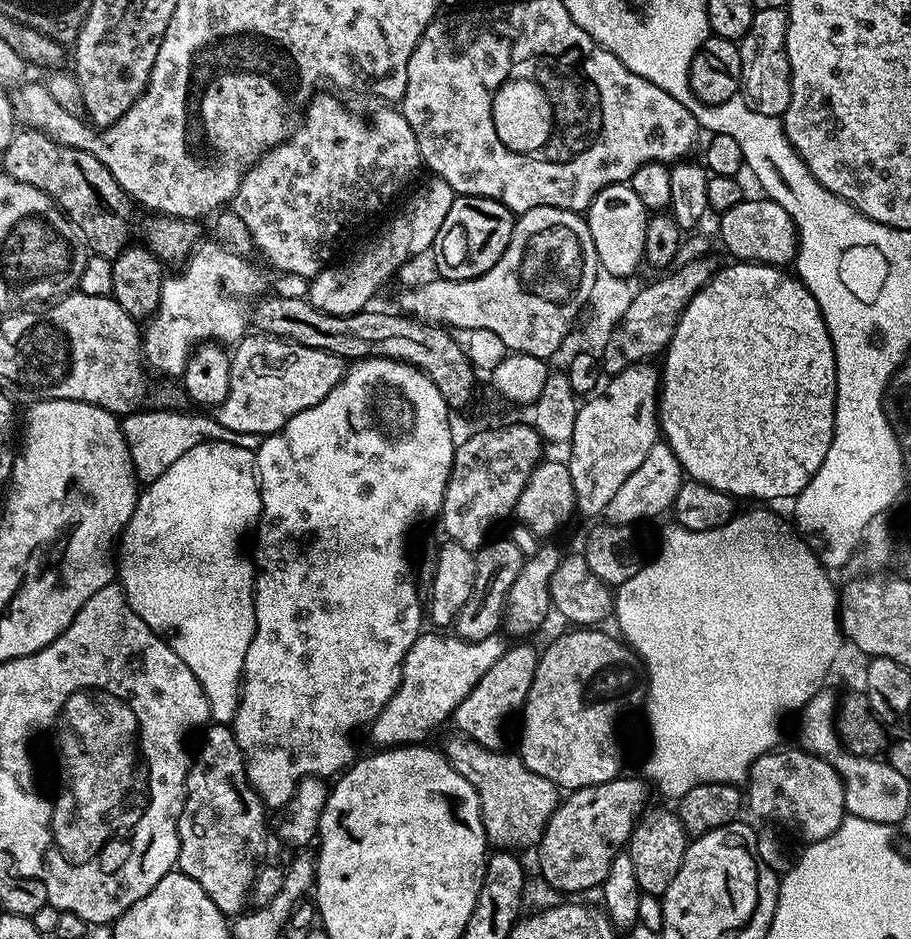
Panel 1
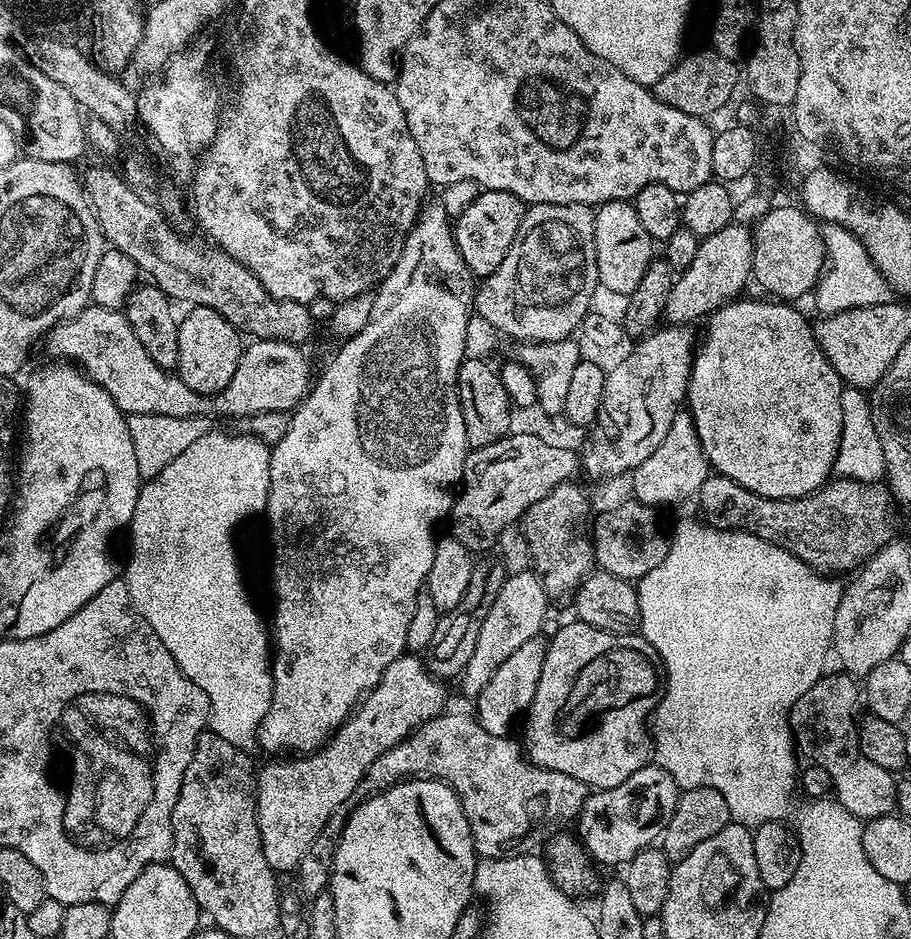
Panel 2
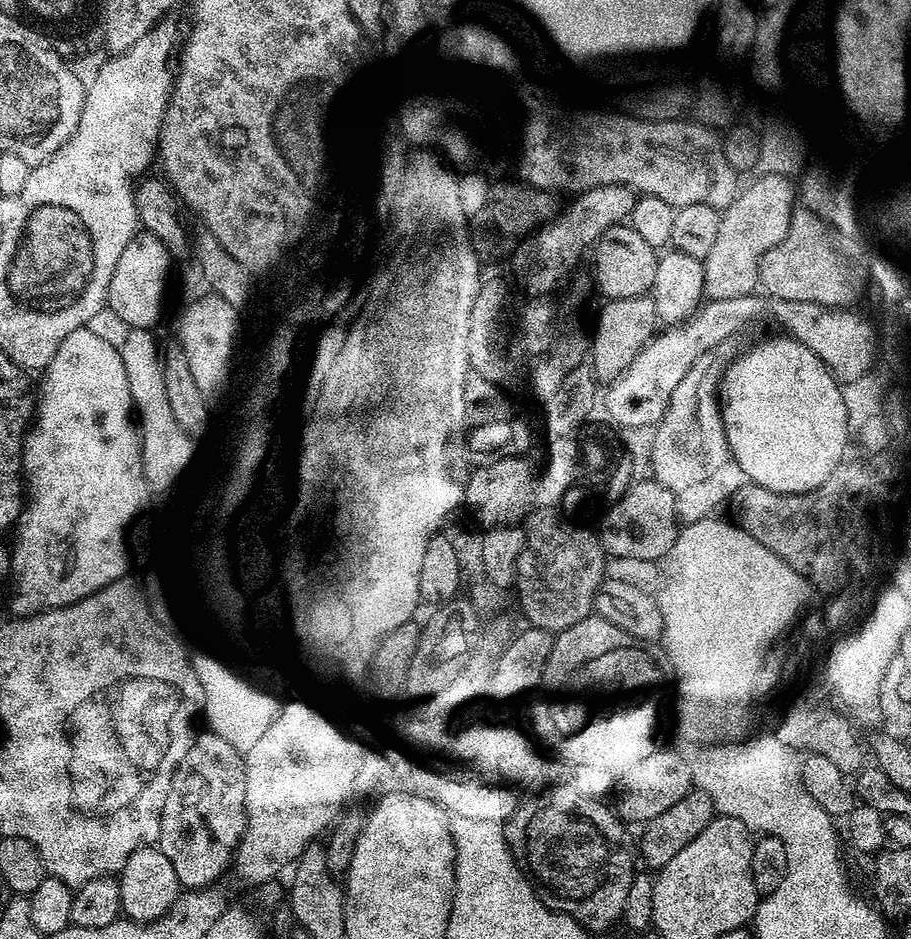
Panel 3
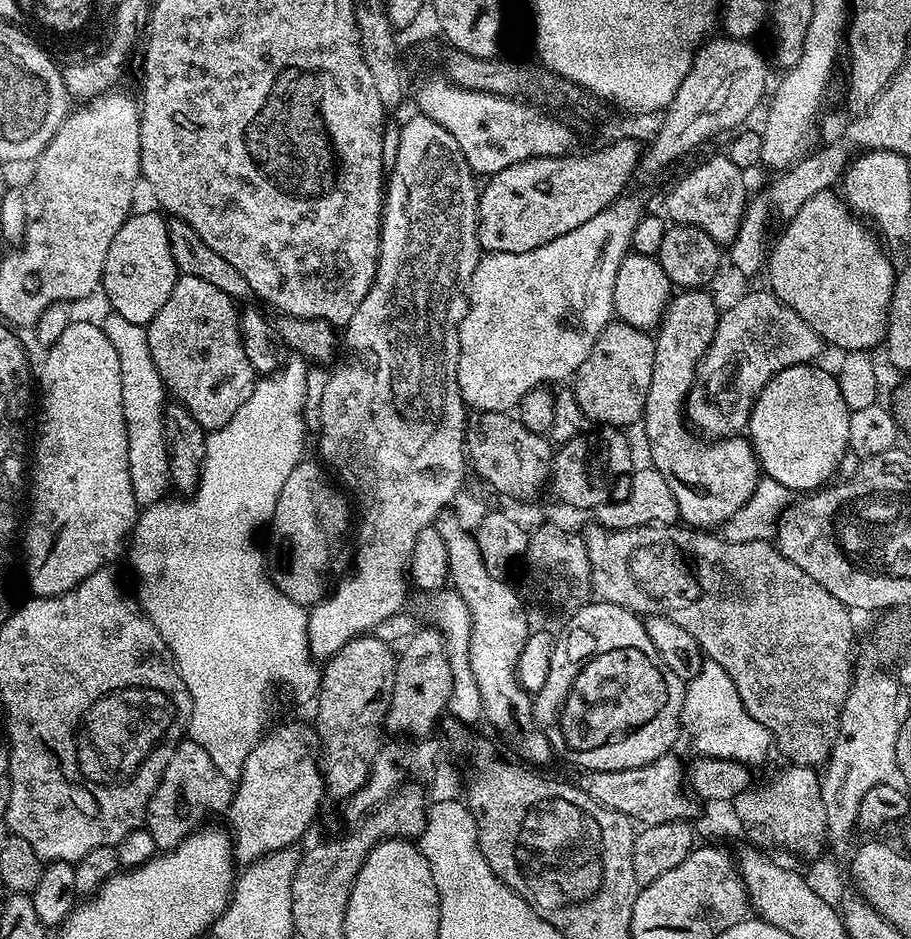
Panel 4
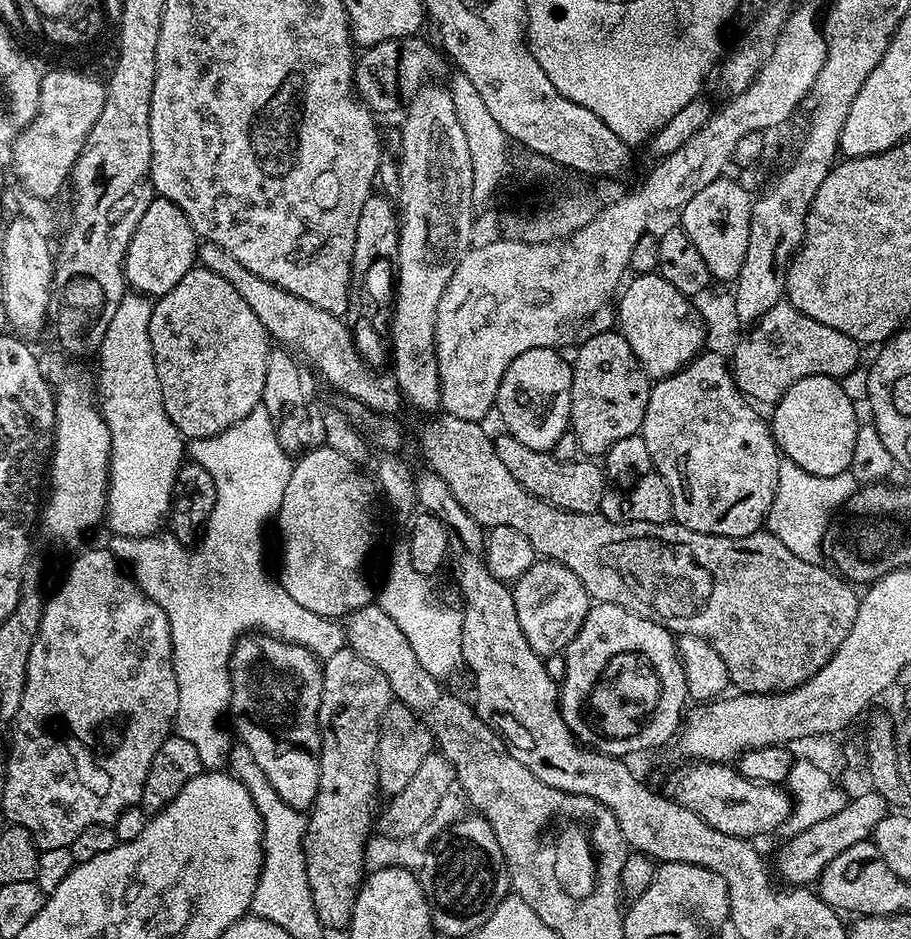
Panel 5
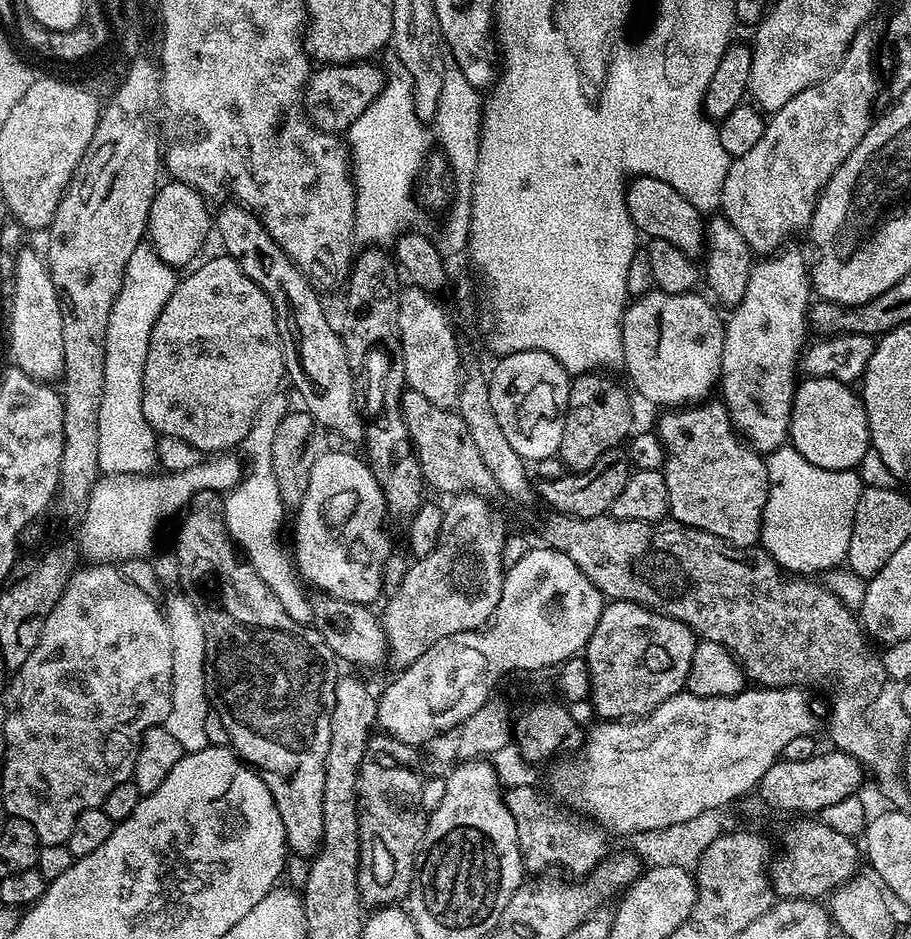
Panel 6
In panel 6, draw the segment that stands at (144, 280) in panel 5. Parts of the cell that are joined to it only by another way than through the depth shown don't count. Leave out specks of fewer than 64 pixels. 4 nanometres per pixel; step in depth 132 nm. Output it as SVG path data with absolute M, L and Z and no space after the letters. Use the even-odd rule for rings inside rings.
M169 179L168 184L161 183L157 187L154 198L150 202L148 215L147 239L151 247L174 270L180 270L183 264L191 265L196 255L204 248L208 240L208 231L214 228L214 216L208 213L209 201L196 188L183 184L177 180Z

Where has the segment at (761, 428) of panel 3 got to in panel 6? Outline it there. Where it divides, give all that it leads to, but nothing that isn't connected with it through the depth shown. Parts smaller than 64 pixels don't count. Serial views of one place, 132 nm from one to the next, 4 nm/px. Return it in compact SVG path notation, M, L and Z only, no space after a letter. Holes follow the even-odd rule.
M821 376L804 378L797 383L796 397L792 400L790 444L814 466L830 471L855 469L870 451L864 402L852 391L849 385Z

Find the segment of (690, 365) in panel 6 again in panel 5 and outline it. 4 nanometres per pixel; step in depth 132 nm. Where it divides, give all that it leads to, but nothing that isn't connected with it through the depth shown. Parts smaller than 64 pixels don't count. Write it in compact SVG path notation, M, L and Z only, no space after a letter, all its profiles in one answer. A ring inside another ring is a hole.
M646 272L636 274L631 277L633 280L627 281L628 289L620 296L620 320L618 316L619 331L630 342L630 350L634 350L634 358L646 370L646 374L653 381L662 379L664 376L672 376L680 368L686 367L695 356L700 355L705 347L705 326L702 317L699 316L693 301L689 297L683 296L666 278L662 278L656 272Z

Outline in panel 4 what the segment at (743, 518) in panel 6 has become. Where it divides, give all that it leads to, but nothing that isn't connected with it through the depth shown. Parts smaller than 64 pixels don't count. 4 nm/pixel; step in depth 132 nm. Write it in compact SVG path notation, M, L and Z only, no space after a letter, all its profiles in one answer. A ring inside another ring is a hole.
M686 288L669 299L664 317L654 332L654 378L650 378L650 394L646 394L642 417L648 452L652 455L651 467L658 469L670 490L674 490L680 520L697 530L716 530L734 518L734 514L750 502L750 494L754 494L762 477L756 451L743 435L716 438L709 442L693 434L686 423L688 392L696 381L701 358L710 342L714 342L720 313L711 291L702 288Z

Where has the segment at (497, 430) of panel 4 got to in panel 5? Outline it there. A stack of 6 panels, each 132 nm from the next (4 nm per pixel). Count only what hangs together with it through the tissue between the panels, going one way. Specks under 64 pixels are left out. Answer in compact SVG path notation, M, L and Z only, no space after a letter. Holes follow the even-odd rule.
M508 433L497 435L494 440L495 452L498 458L505 463L506 470L510 471L514 480L528 492L540 500L565 509L572 513L592 513L599 509L601 498L606 491L606 474L603 467L596 466L592 460L577 460L562 462L555 459L553 453L532 450L522 445Z

